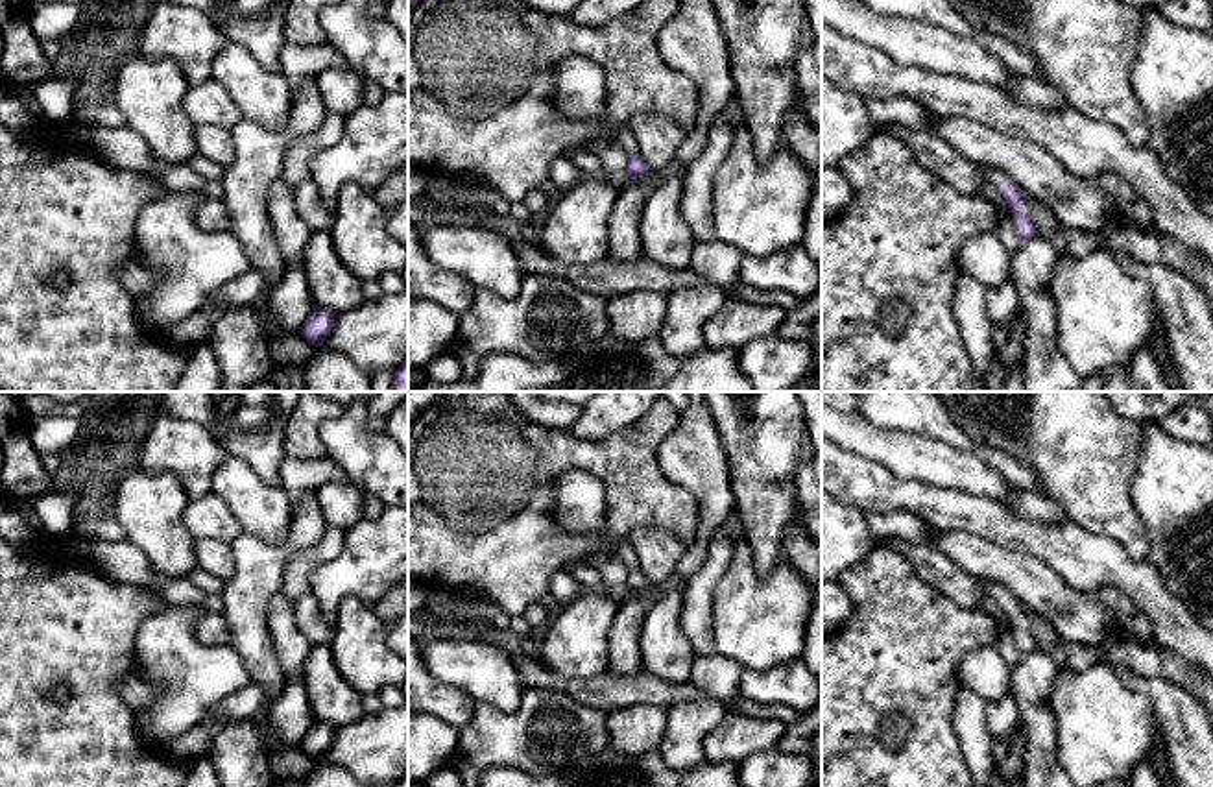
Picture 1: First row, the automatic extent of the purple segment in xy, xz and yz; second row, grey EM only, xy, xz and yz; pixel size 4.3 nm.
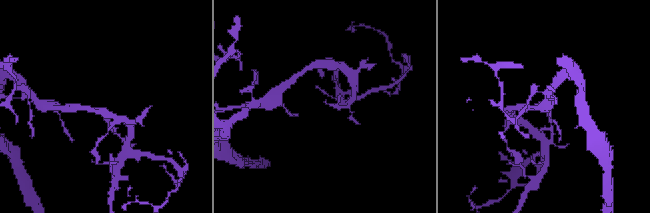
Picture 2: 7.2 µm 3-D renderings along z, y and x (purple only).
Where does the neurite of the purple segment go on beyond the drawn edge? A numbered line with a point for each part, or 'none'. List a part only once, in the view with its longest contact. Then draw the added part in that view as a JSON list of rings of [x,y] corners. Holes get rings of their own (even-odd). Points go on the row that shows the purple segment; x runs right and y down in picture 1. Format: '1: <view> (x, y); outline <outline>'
1: yz (994, 176); outline [[[980,164],[980,172],[982,172],[984,179],[993,187],[1003,183],[1004,179],[1010,179],[1003,170],[997,170],[997,168],[991,168],[986,164]]]

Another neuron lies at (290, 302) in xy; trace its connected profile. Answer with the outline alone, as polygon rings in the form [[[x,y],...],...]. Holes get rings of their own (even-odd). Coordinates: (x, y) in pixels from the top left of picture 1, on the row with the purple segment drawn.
[[[282,179],[270,187],[268,214],[284,257],[284,275],[270,294],[270,314],[277,327],[301,331],[314,305],[303,264],[312,231],[297,214],[292,187]]]

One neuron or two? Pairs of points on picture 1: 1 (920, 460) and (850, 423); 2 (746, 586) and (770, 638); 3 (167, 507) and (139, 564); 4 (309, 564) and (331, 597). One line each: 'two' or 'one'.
1: one
2: one
3: two
4: two

